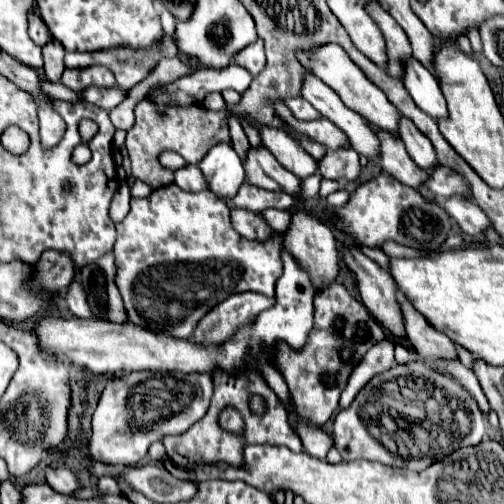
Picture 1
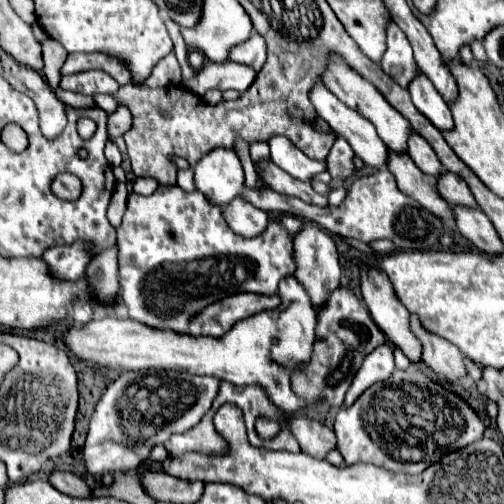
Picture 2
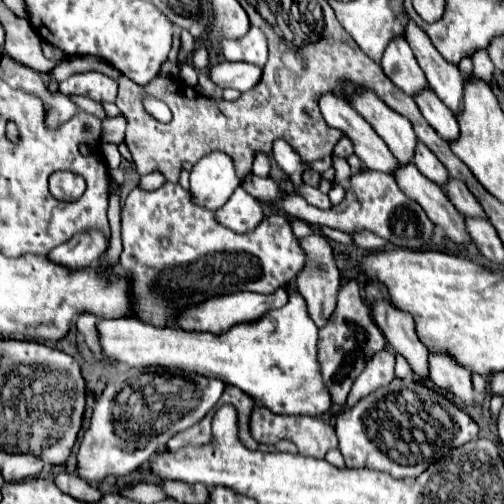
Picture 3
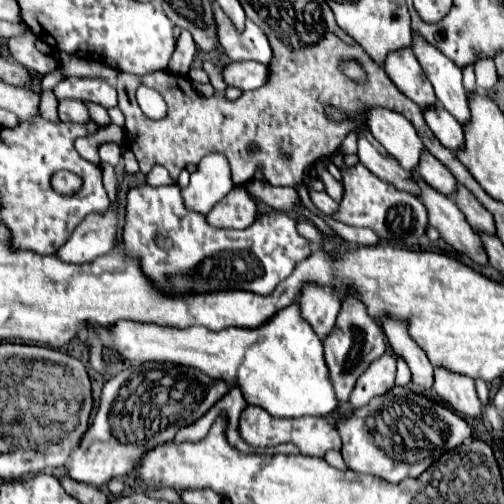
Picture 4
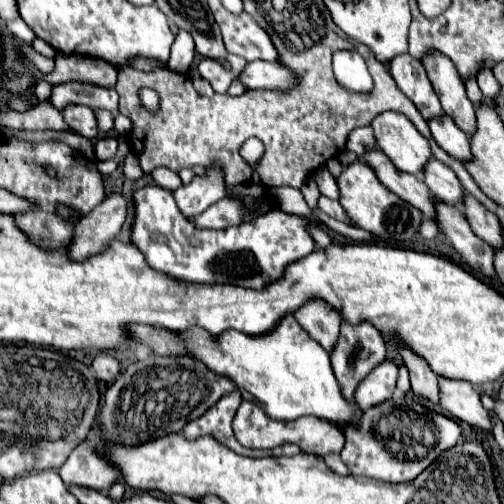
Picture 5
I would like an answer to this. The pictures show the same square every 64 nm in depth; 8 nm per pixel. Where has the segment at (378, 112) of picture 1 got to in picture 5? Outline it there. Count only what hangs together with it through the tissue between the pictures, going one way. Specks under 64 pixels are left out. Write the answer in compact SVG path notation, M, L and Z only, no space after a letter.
M384 112L372 120L372 128L380 150L400 172L418 174L432 158L430 142L404 114Z

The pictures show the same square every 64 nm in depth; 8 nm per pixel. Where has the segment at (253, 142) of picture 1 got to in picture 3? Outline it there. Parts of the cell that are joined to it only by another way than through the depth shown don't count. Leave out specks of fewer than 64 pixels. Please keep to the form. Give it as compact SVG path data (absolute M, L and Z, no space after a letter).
M258 153L255 156L252 172L261 177L267 177L270 173L269 157L264 153Z

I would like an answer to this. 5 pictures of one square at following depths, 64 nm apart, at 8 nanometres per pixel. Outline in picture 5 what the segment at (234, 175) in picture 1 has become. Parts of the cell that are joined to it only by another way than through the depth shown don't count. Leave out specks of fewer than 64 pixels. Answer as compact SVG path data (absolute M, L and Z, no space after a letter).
M208 168L206 178L196 176L190 184L180 186L176 192L172 192L180 212L186 218L192 218L204 212L216 200L222 200L226 196L226 184L222 176L224 174L220 168Z

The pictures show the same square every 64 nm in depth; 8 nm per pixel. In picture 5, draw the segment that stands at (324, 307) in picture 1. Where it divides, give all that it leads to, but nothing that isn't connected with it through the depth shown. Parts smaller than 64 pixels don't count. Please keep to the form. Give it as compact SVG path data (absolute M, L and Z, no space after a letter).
M362 322L358 326L342 324L340 340L338 340L330 360L332 360L332 368L334 368L334 374L338 378L344 398L354 400L354 392L356 392L358 384L372 372L372 368L376 368L376 364L382 364L386 360L386 342L384 342L382 334L368 322Z

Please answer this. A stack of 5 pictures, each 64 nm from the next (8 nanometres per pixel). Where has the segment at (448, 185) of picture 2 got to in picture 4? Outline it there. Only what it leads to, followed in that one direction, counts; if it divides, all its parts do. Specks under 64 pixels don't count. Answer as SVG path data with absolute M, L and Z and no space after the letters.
M460 184L458 190L456 190L454 202L456 202L456 206L462 210L462 214L466 216L468 224L470 224L476 232L482 232L482 234L488 234L488 236L494 236L494 234L496 234L496 226L494 226L492 214L490 214L462 184Z

